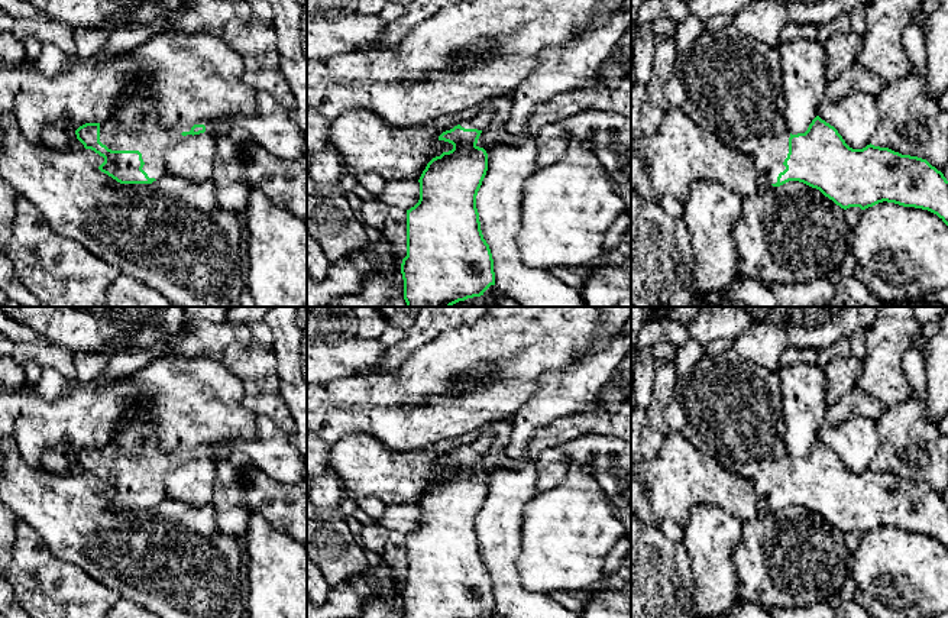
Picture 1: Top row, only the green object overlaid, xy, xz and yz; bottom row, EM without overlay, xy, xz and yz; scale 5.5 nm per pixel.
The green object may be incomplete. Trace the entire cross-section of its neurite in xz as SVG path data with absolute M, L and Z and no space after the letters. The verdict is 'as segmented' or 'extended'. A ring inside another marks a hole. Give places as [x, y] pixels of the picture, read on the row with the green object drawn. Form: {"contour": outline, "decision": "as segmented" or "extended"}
{"contour": "M485 104L478 116L443 132L439 140L452 143L453 149L433 158L418 179L420 200L407 210L407 256L401 263L407 307L452 307L459 301L481 297L495 285L494 259L483 239L476 208L476 195L488 171L488 153L476 143L481 133L489 127L492 117L494 111Z", "decision": "extended"}

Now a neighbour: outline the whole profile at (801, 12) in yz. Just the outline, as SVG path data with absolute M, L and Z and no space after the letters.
M776 0L787 10L789 22L795 25L829 25L842 13L851 13L857 4L870 0Z

